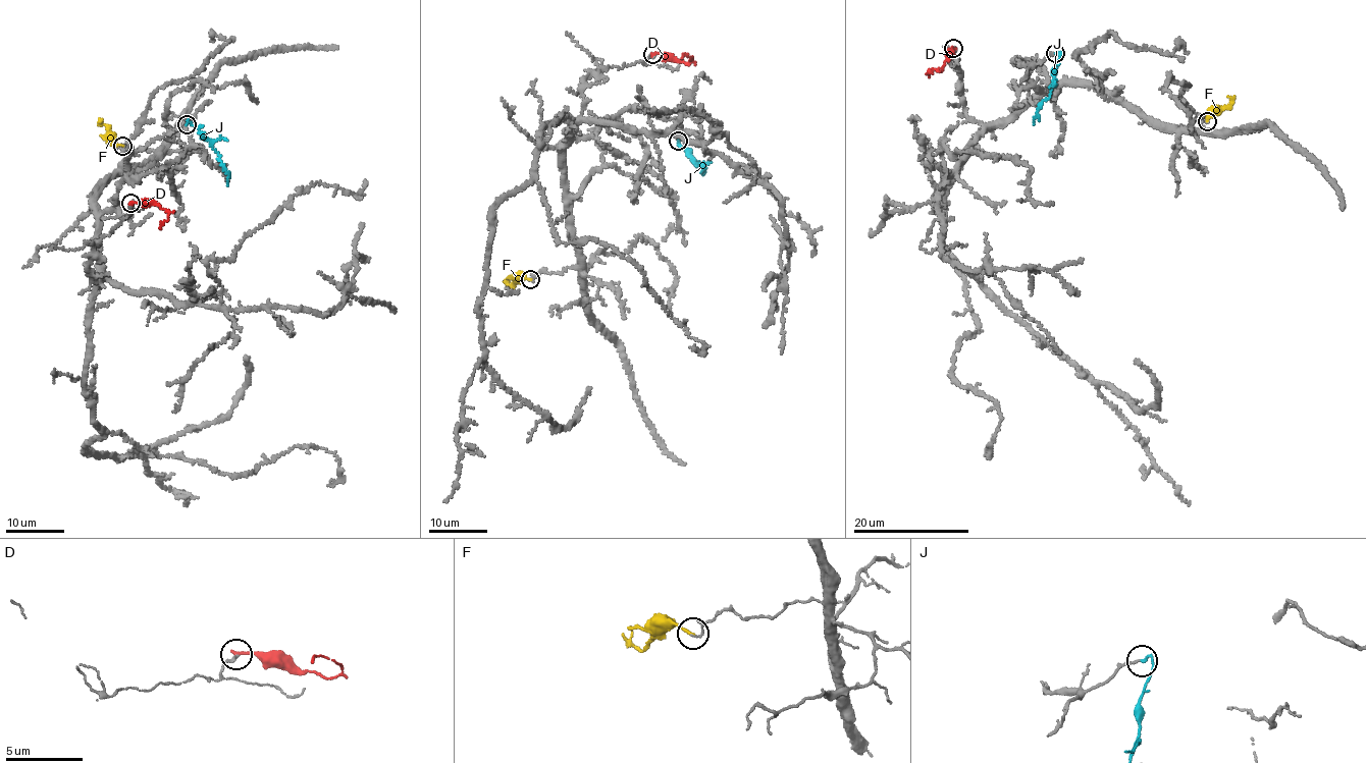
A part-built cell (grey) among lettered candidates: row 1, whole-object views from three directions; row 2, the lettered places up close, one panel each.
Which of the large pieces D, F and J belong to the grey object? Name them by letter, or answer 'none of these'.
J

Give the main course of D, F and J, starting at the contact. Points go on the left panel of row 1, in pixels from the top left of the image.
D: (130, 203), (157, 204), (167, 211), (161, 230)
F: (123, 146), (116, 144), (100, 118)
J: (188, 124), (189, 120), (218, 153), (227, 171), (228, 185)

